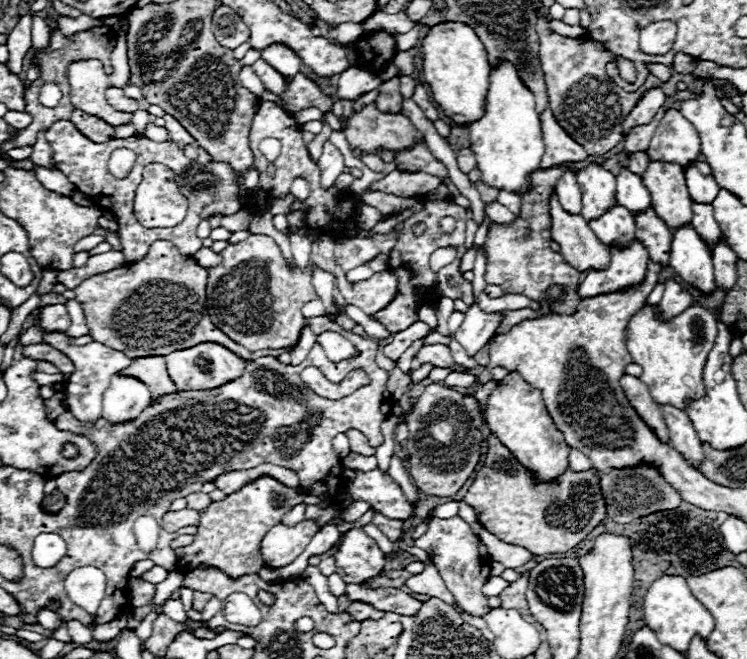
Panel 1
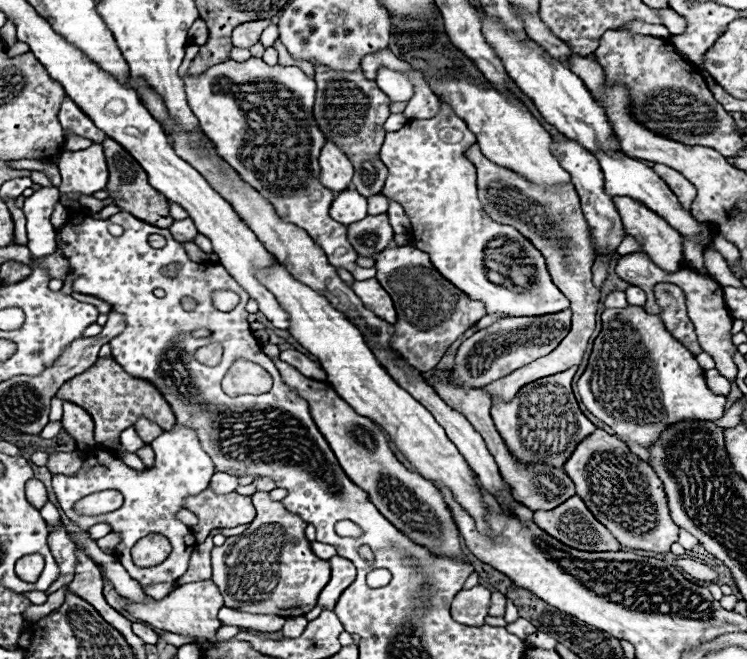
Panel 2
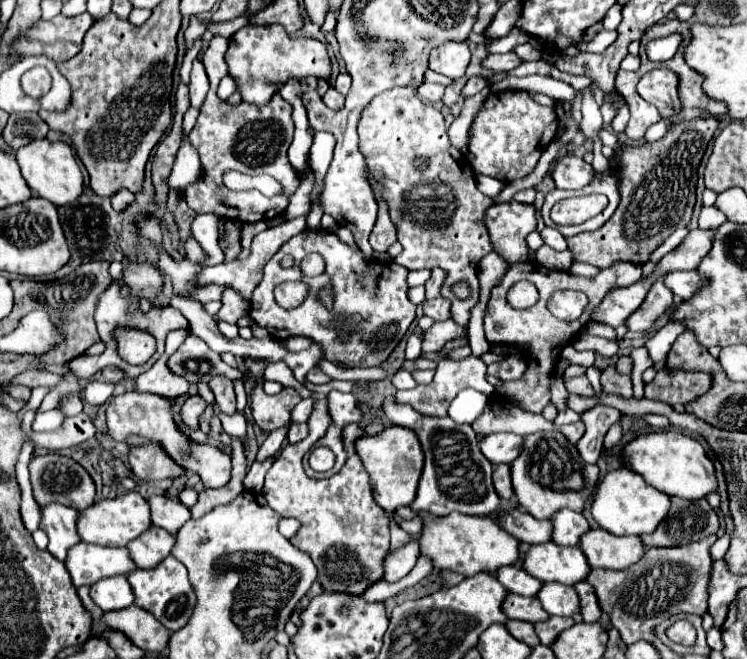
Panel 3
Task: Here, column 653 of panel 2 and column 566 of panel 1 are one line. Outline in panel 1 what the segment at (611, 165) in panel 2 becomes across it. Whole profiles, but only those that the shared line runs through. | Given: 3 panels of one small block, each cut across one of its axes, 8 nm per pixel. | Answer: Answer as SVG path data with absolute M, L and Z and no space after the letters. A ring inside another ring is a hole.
M566 170L560 178L558 178L558 184L556 184L556 194L558 194L558 200L562 204L564 210L572 212L572 214L578 214L580 212L580 206L582 206L582 192L580 192L580 186L576 182L576 176Z

